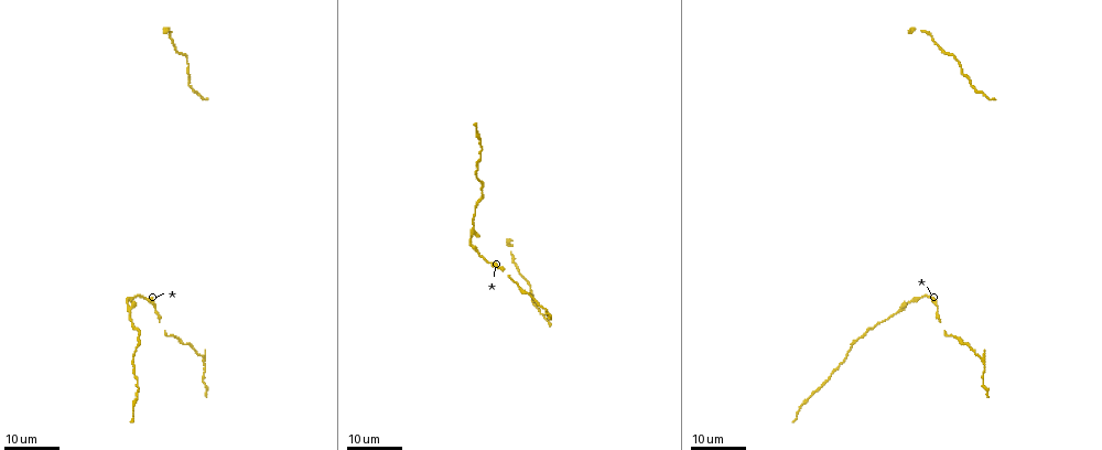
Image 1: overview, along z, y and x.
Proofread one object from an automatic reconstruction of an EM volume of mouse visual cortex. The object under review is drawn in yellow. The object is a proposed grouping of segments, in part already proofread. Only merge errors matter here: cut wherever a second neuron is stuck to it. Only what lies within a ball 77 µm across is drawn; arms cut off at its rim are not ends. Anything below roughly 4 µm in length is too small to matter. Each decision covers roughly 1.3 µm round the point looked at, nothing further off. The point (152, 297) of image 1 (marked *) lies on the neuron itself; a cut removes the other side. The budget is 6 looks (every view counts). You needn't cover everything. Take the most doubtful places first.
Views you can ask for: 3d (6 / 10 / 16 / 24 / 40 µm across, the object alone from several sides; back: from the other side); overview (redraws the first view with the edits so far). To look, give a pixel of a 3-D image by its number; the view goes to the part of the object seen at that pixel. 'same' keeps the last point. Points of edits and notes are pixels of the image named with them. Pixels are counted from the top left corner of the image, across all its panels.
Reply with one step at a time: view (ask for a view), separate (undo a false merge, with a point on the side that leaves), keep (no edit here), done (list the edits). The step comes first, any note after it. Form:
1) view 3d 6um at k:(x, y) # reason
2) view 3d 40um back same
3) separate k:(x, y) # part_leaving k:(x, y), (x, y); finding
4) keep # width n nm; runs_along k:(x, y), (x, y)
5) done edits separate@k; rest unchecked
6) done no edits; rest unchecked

view 3d 16um at 1:(474, 230) # thin arm on a thick one

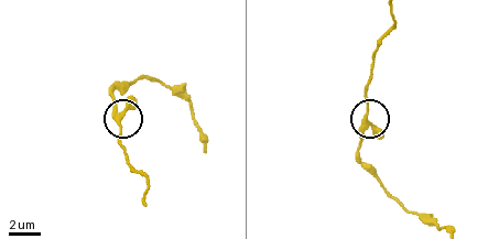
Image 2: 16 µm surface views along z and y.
view 3d 6um at 2:(368, 116) # closer look

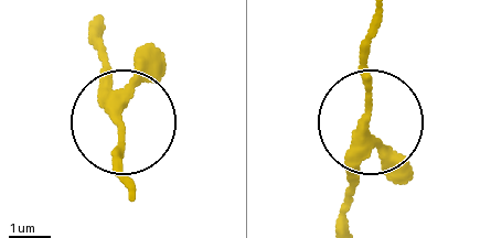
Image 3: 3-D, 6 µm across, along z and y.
keep # runs_along 3:(350, 223), (350, 149), (371, 107), (360, 54), (371, 26); continuous, no second neuron

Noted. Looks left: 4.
view 3d 16um at 1:(985, 98) # thin neck

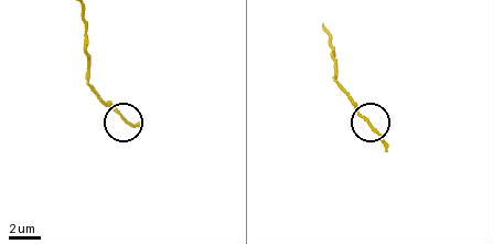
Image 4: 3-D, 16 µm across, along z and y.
view 3d 6um at 4:(126, 122)

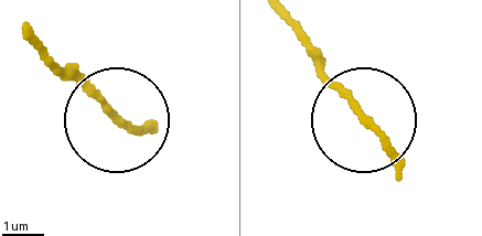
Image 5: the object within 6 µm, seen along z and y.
view 3d 6um back at 5:(119, 123)

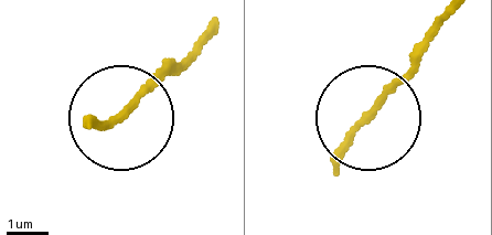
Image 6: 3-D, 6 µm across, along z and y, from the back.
keep # continuous, no second neuron

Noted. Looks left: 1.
done no edits; rest unchecked

